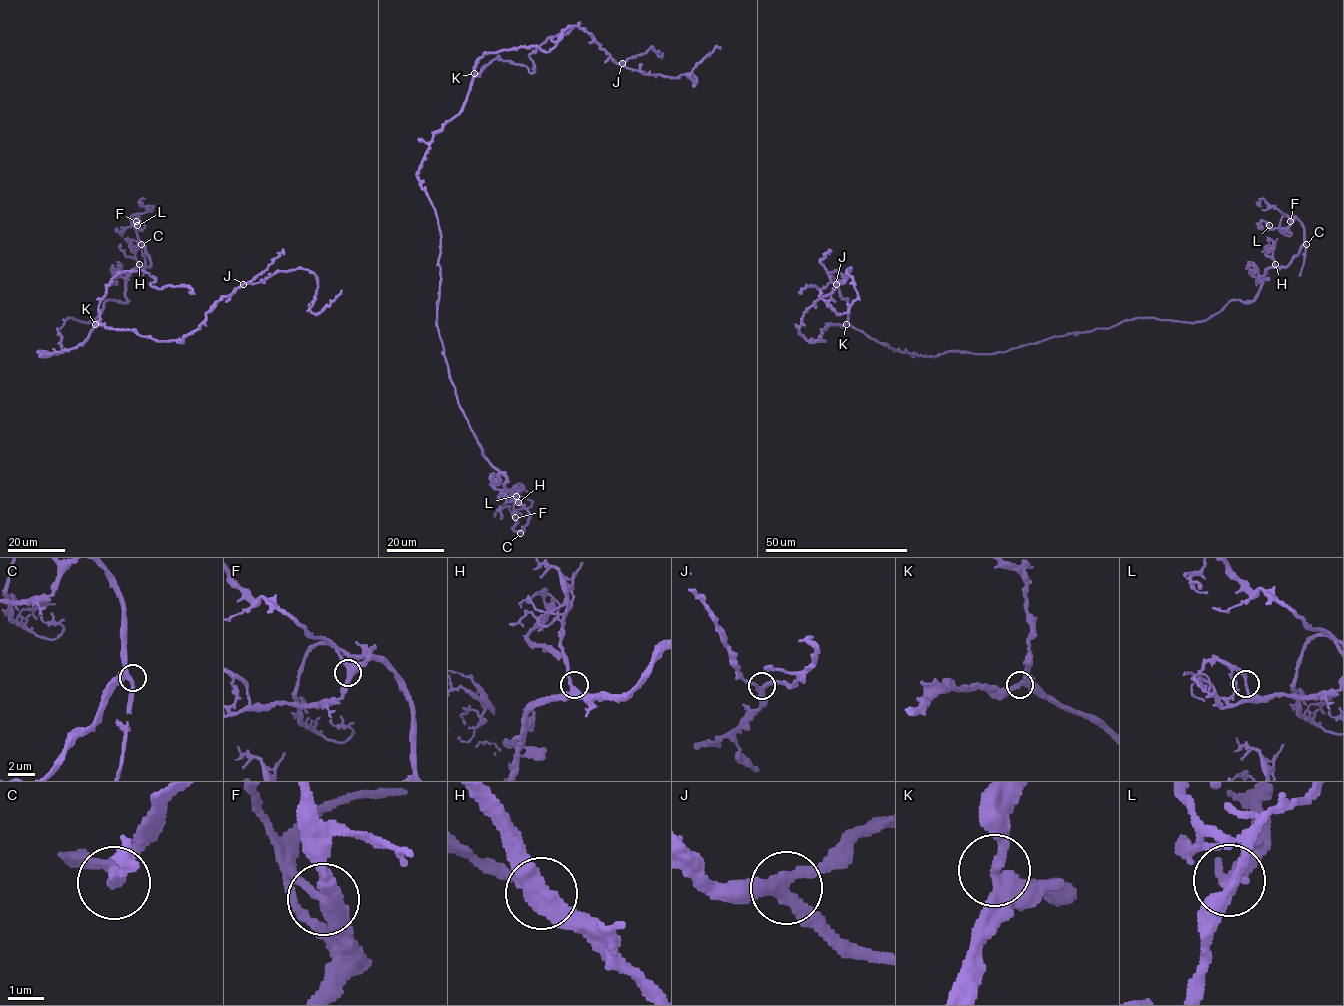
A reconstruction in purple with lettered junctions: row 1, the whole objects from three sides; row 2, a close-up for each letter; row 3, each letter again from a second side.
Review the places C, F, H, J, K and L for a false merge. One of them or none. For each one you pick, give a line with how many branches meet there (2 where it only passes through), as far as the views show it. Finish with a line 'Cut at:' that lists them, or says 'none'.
Cut at: none

